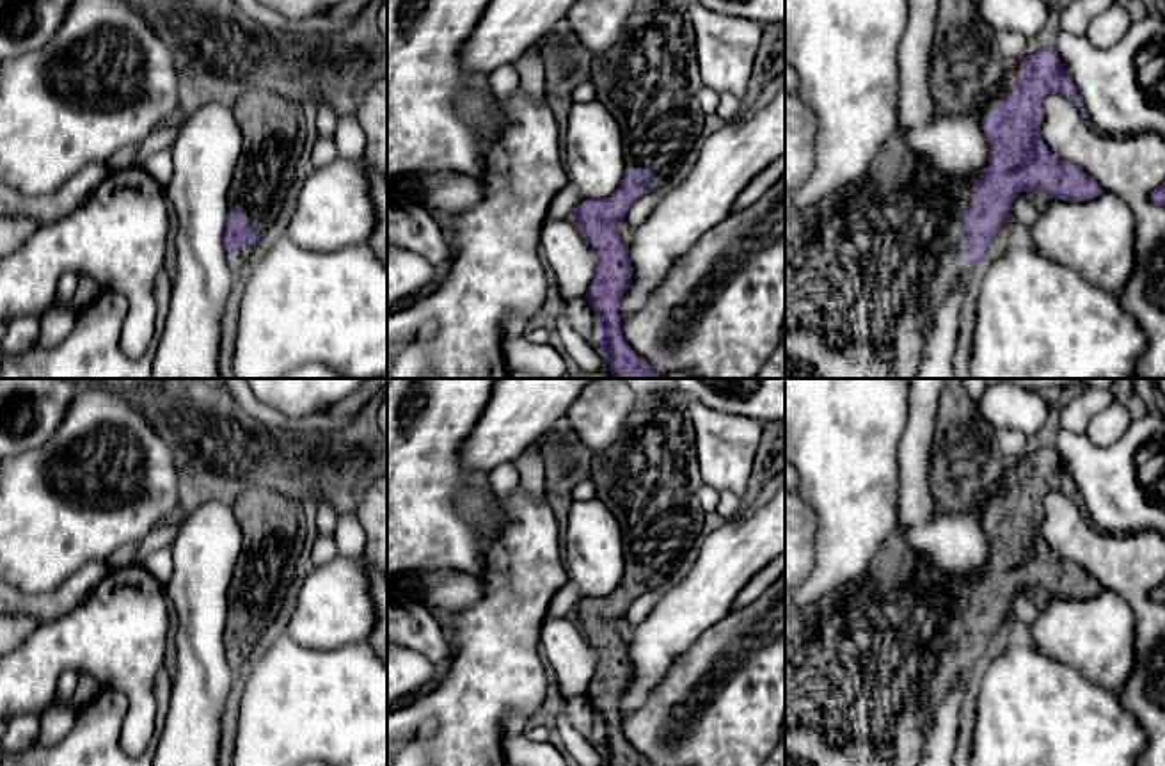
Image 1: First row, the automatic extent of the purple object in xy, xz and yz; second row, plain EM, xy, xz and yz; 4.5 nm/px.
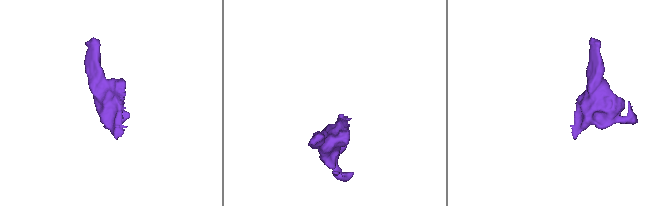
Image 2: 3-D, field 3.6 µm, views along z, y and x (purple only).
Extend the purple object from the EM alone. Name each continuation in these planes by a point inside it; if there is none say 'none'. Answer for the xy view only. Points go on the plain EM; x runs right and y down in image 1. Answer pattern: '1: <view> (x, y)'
1: xy (274, 526)

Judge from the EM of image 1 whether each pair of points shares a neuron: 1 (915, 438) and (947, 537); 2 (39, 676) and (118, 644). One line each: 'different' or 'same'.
1: same
2: same

